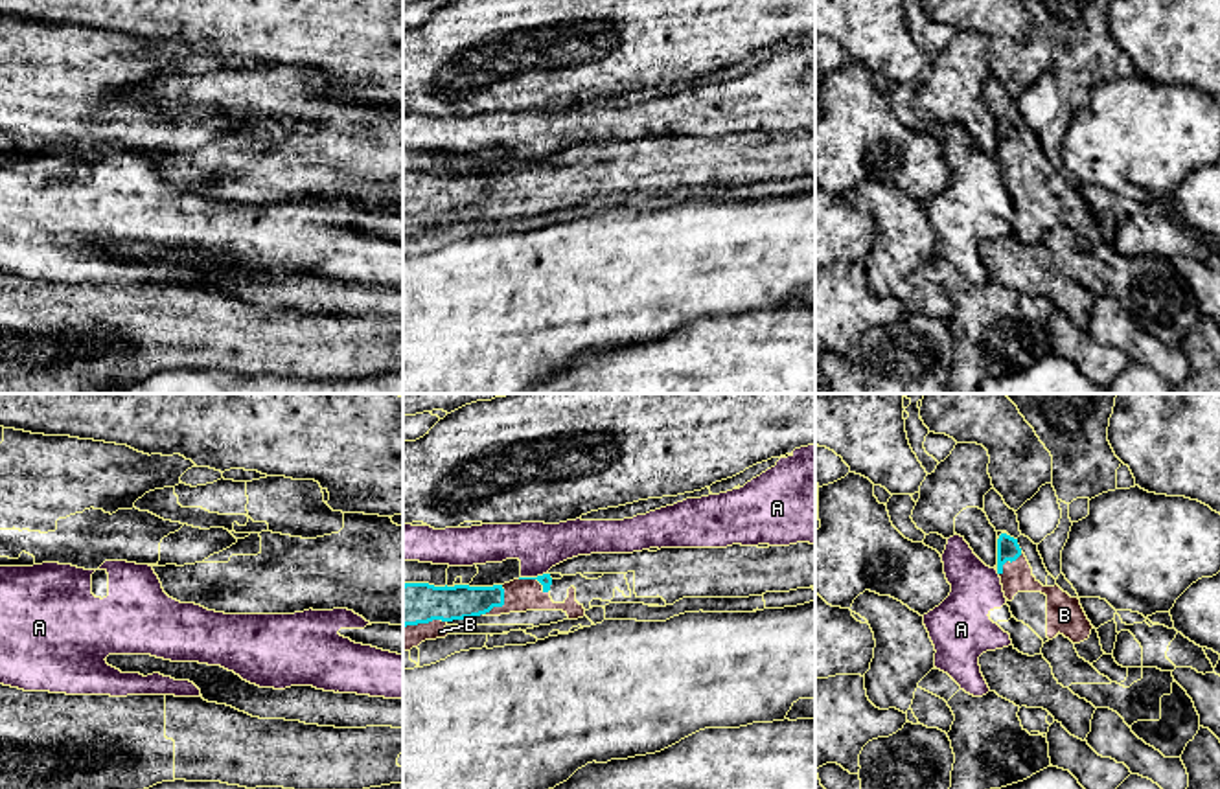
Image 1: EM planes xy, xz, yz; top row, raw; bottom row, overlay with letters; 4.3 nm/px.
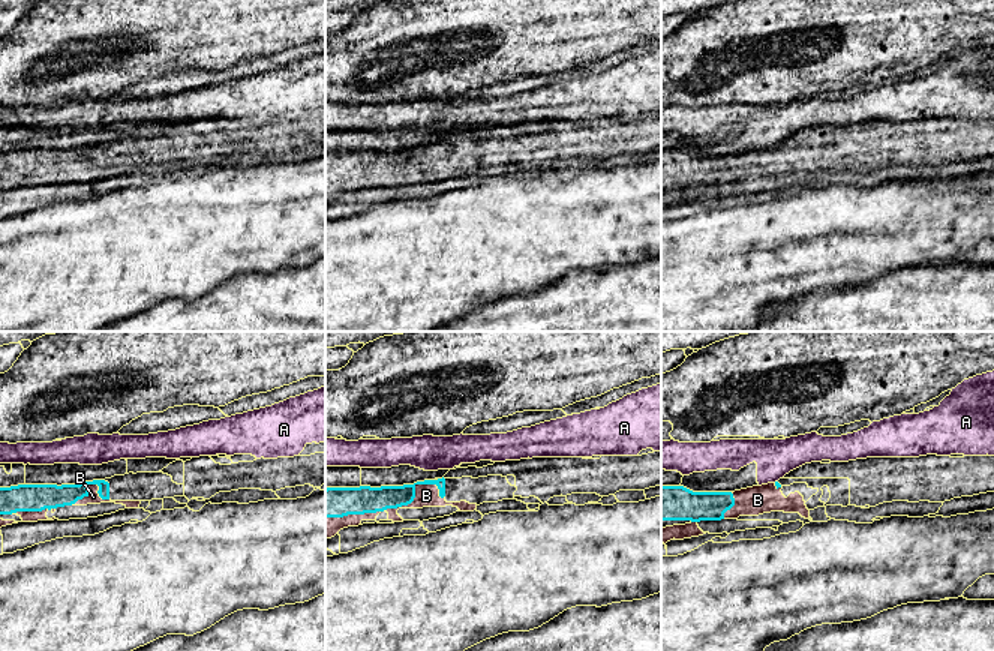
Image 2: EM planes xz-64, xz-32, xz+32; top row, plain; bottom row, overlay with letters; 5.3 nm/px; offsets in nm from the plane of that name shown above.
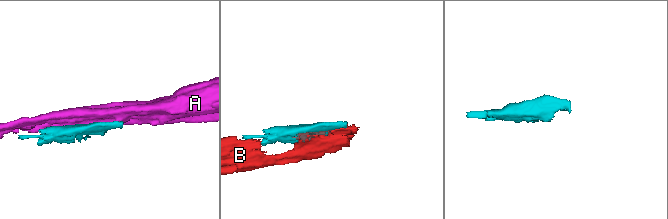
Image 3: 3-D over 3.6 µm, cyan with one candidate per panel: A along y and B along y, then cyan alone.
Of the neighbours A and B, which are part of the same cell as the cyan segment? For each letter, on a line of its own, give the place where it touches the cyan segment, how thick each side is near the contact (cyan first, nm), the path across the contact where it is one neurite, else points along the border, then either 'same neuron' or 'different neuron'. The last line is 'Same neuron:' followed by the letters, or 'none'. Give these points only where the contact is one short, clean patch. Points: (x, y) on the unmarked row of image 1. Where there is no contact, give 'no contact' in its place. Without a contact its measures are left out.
A: meets cyan in xz at (534, 166); 60 nm thick on the cyan side, 200 nm on the other; border along xz (547, 160), (536, 166), (521, 166); different neuron
B: meets cyan in xz at (503, 192); 150 nm thick on the cyan side, 140 nm on the other; same neuron
Same neuron: B

